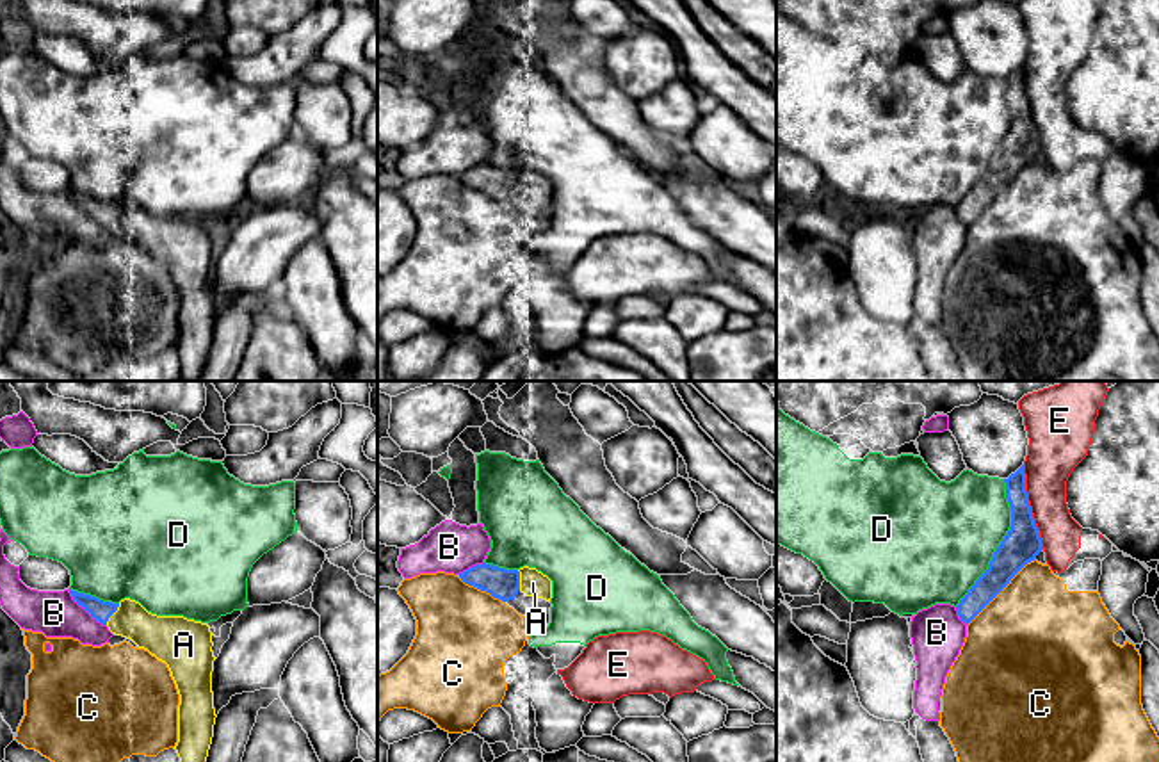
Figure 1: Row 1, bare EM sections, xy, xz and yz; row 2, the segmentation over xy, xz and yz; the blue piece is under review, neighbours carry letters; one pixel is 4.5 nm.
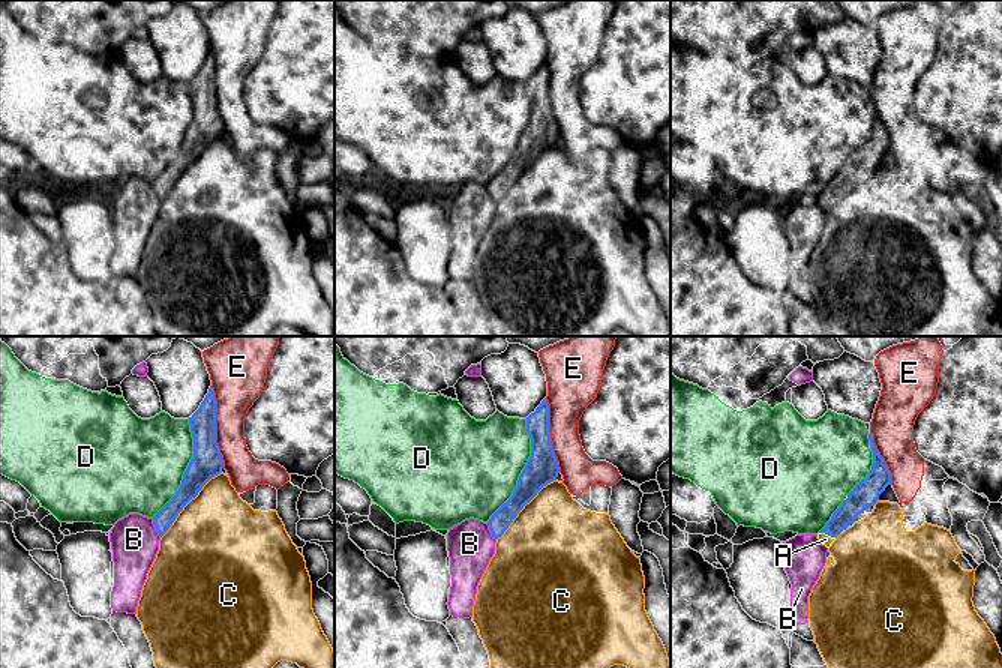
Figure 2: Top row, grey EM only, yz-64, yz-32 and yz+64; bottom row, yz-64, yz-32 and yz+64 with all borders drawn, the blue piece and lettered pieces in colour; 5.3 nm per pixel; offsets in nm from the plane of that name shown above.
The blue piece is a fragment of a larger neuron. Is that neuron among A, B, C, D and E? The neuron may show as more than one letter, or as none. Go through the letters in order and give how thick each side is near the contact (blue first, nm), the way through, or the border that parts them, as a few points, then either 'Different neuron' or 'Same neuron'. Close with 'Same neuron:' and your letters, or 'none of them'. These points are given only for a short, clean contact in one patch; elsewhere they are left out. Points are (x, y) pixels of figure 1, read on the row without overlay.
A: Thickness 90 nm (blue) against 190 nm. Path across: xy (98, 210), (113, 214), (162, 237). Same neuron
B: Thickness 90 nm (blue) against 200 nm. Boundary: xy (68, 191), (79, 205), (105, 226). Different neuron
C: Thickness 170 nm (blue) against 480 nm. Different neuron
D: Thickness 170 nm (blue) against 460 nm. Different neuron
E: Thickness 170 nm (blue) against 220 nm. Different neuron
Same neuron: A

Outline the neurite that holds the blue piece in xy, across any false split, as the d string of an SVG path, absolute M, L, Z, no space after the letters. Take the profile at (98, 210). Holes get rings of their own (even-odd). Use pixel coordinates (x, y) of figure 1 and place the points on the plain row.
M73 192L73 201L116 237L132 240L166 263L180 296L178 344L183 381L198 381L212 345L215 310L212 294L212 233L207 224L183 217L157 217L139 203L119 205Z

